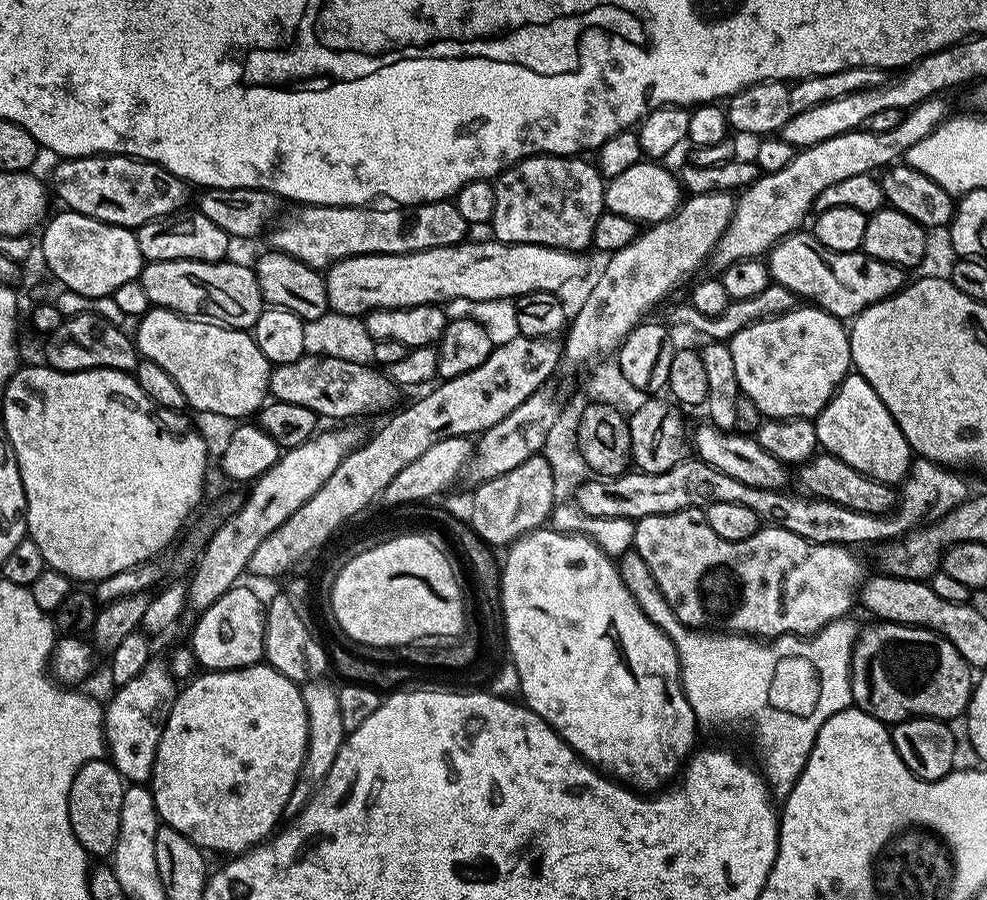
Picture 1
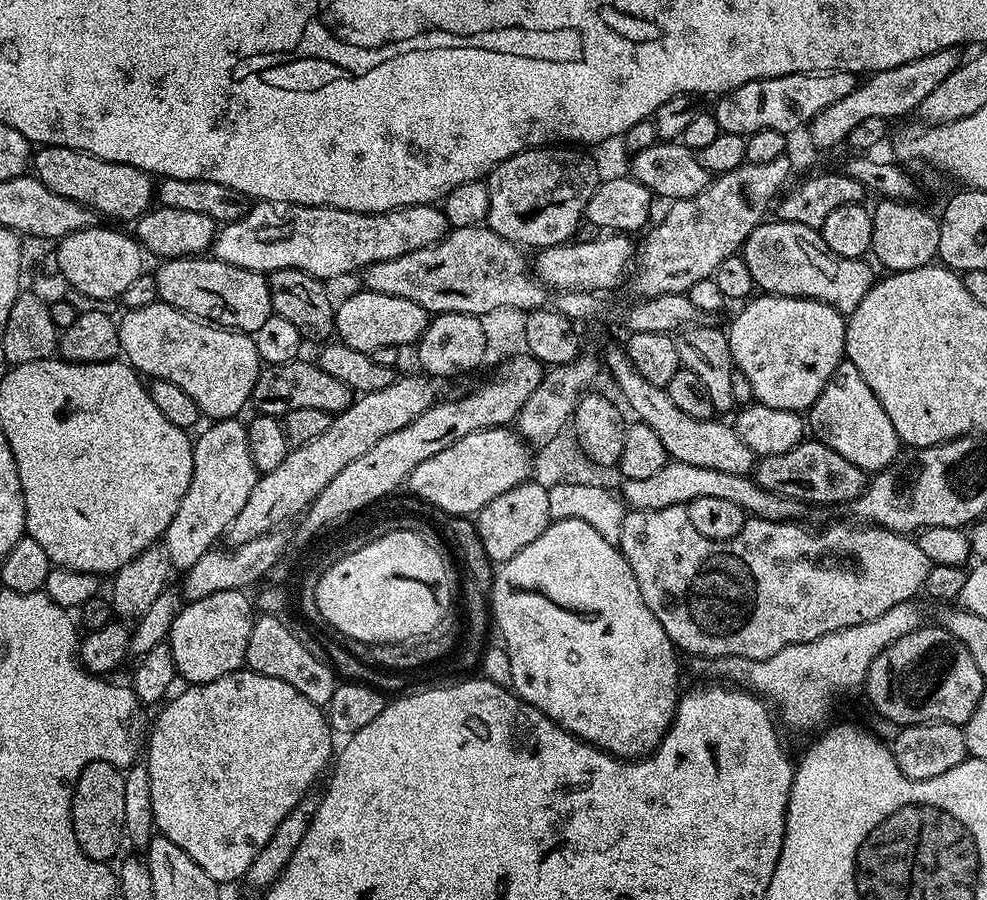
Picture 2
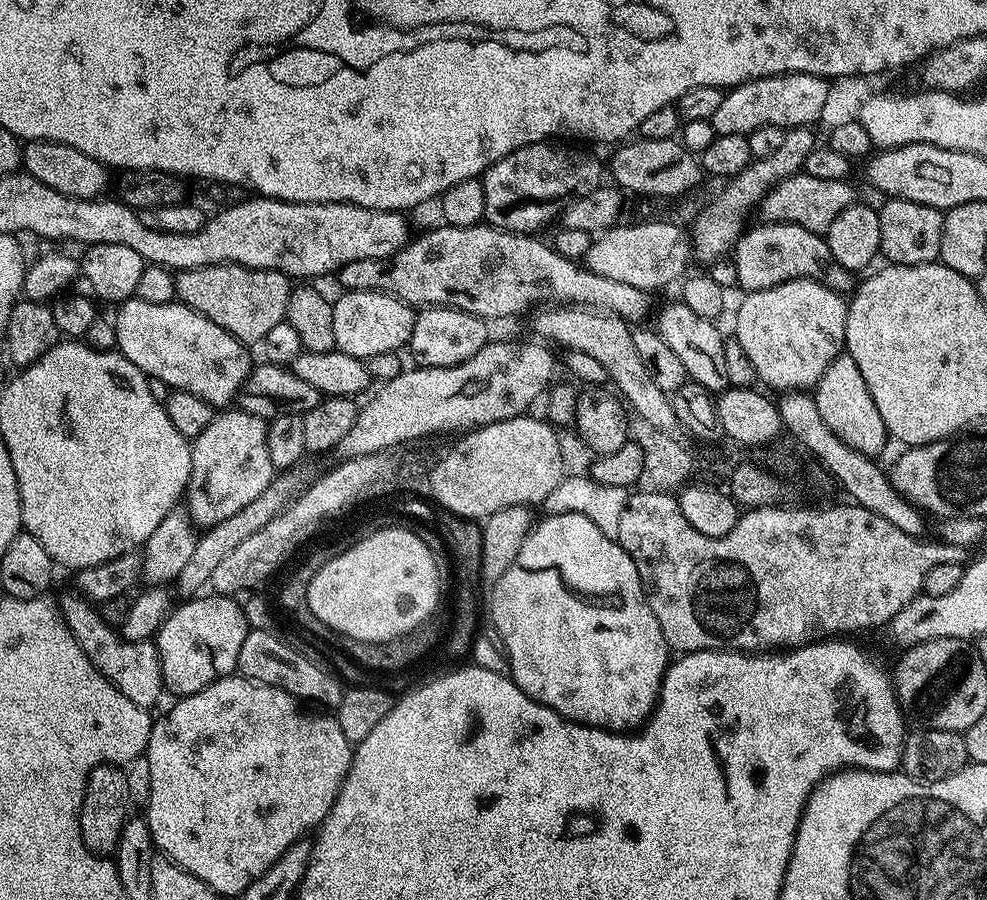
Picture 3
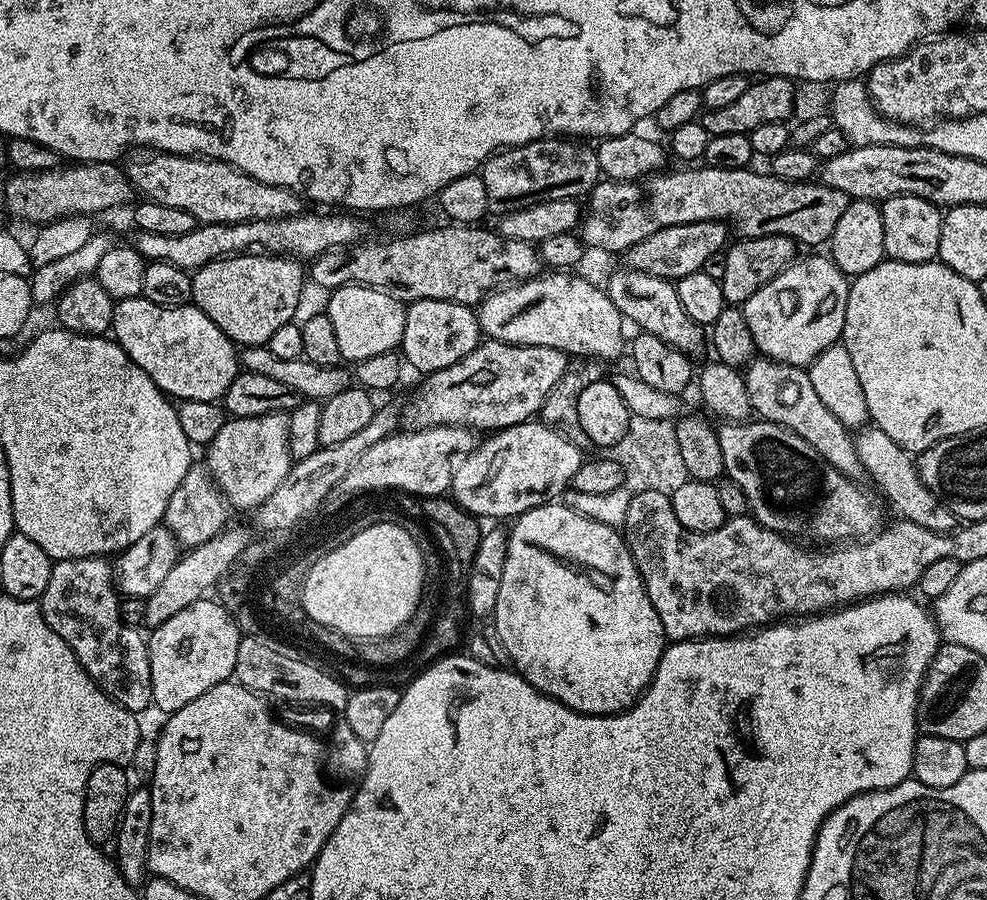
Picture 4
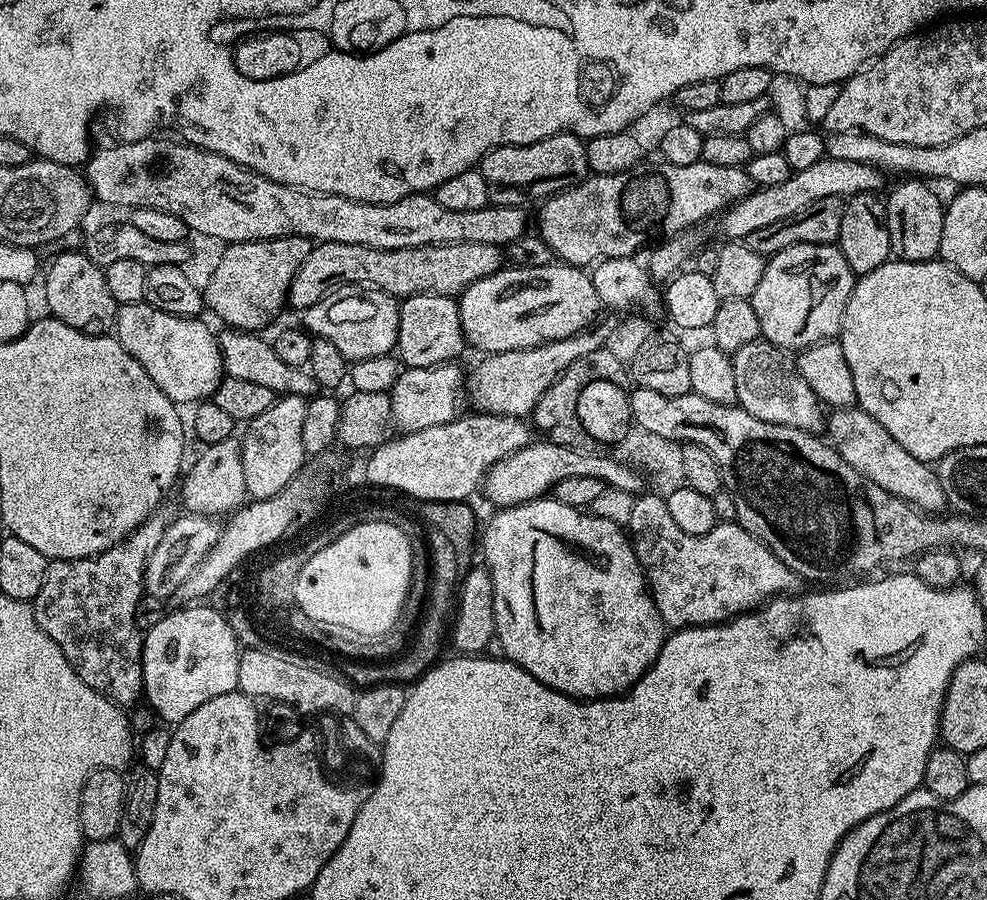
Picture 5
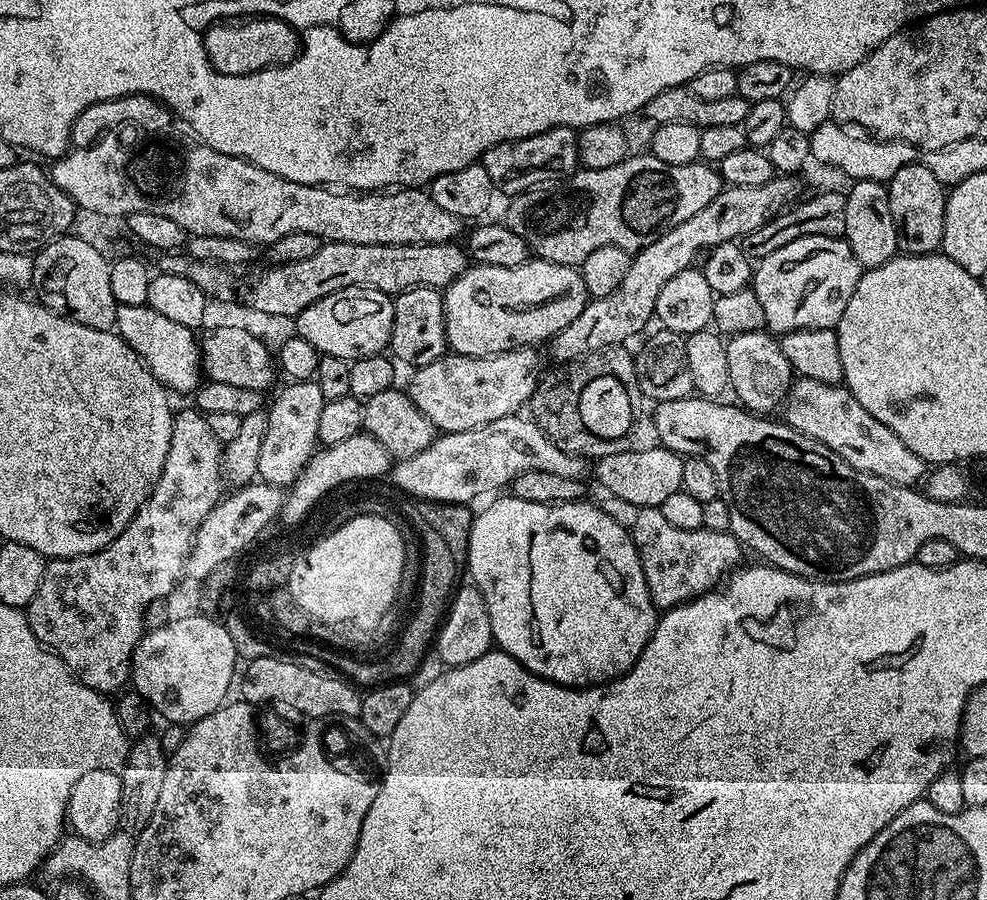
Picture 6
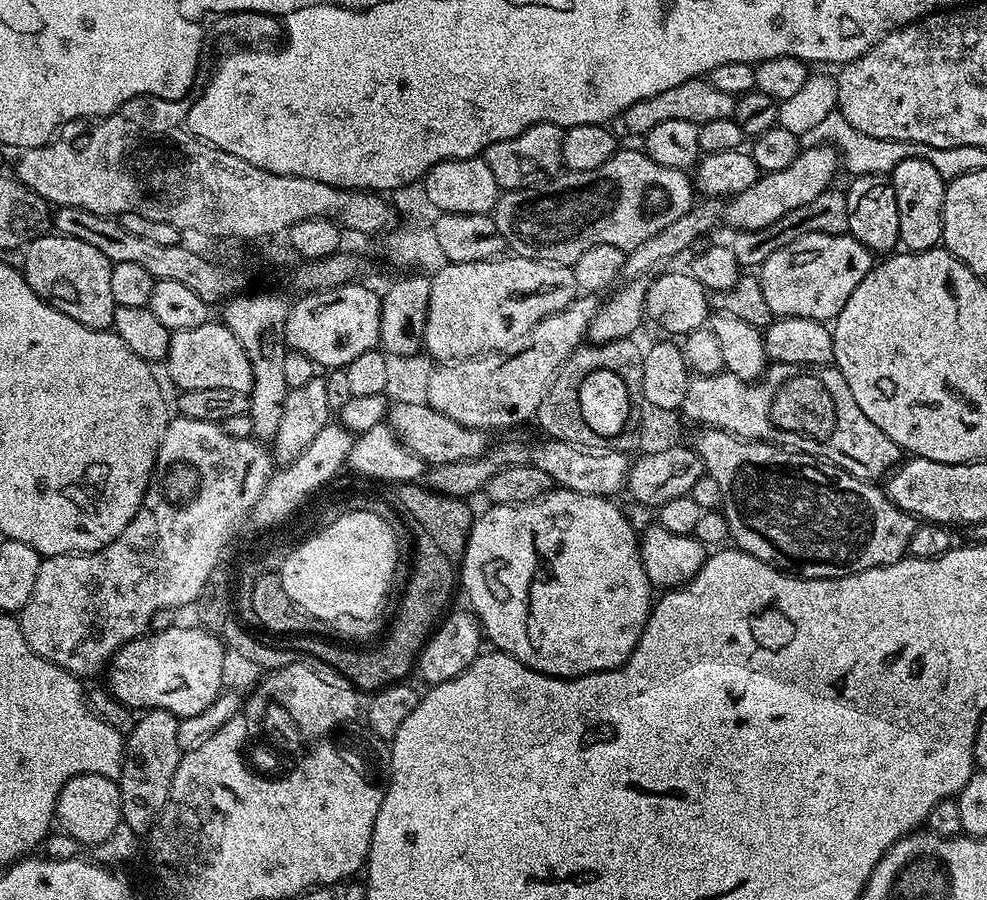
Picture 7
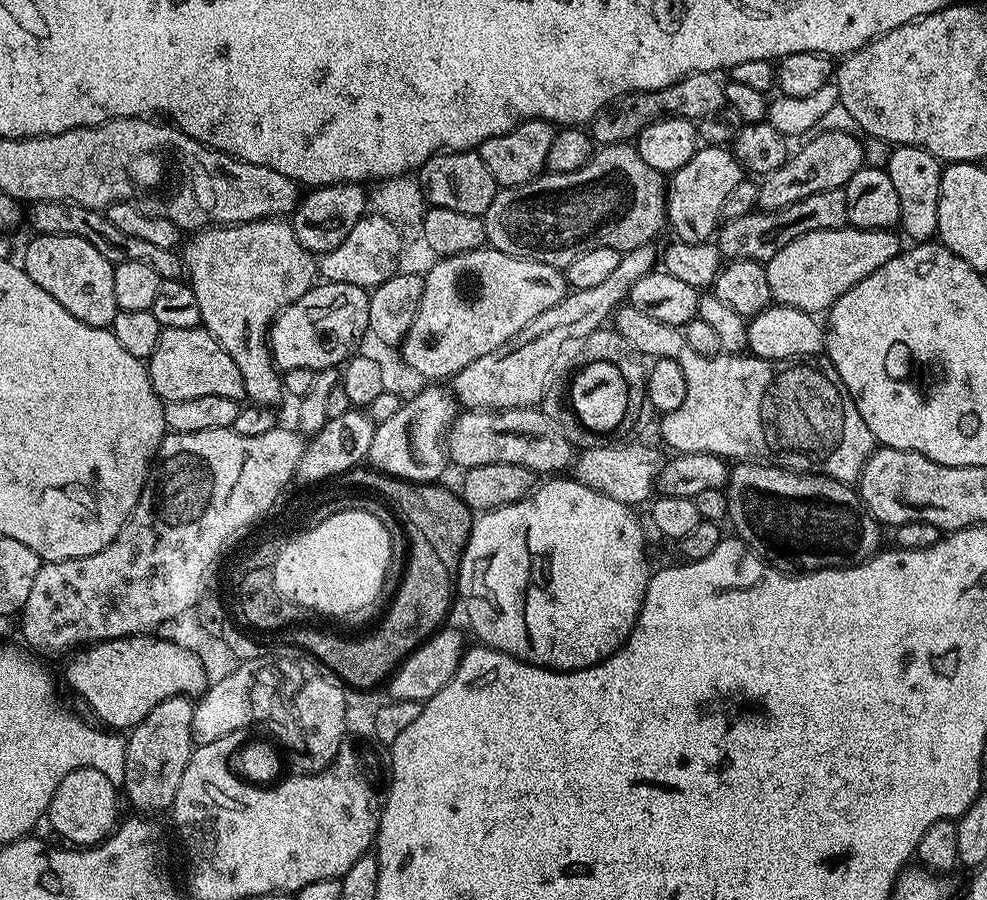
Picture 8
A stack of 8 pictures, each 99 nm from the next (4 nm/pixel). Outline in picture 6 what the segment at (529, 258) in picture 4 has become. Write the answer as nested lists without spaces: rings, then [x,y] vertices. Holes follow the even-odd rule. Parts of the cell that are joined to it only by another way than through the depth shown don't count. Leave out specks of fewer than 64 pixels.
[[[321,243],[310,258],[289,264],[273,263],[244,292],[244,300],[264,316],[295,318],[314,302],[347,288],[373,288],[393,298],[411,288],[443,290],[470,267],[470,257],[459,243],[450,244],[351,244]]]

